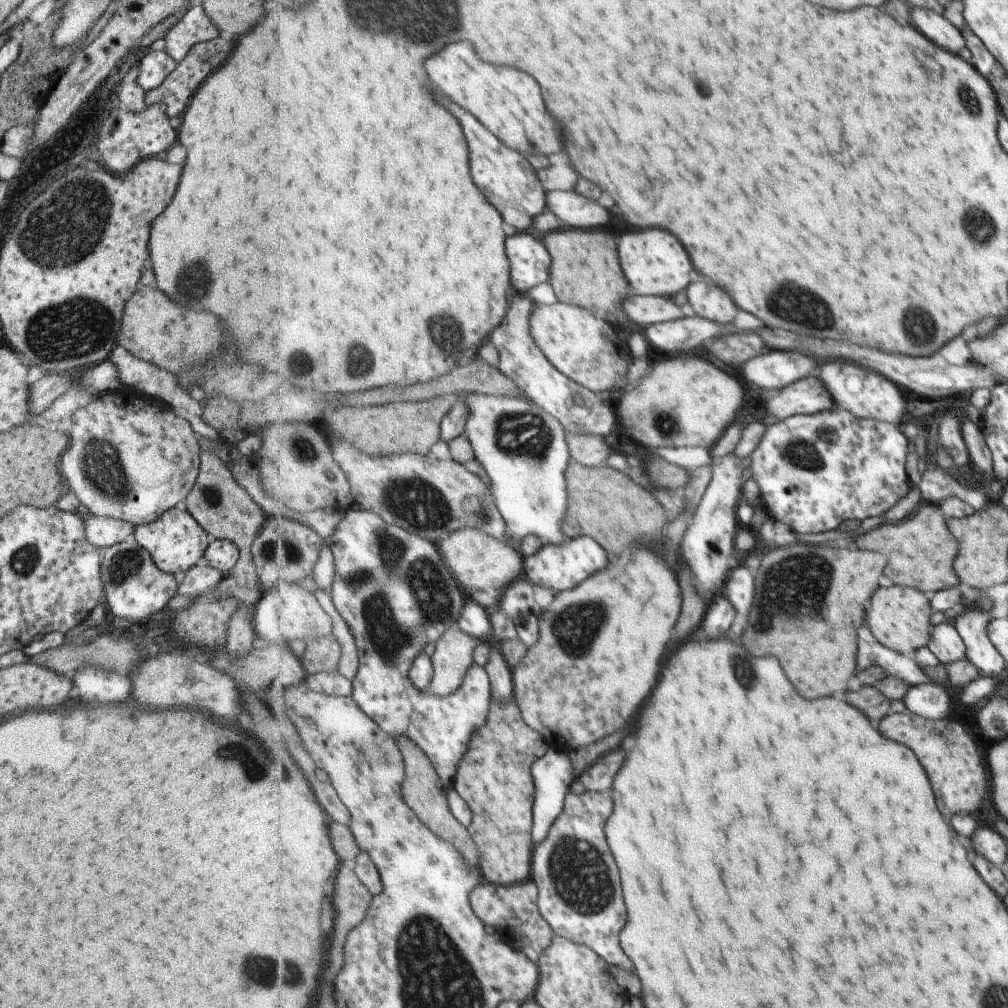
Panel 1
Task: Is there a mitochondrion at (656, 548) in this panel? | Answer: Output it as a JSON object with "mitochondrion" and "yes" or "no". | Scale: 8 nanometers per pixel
{"mitochondrion":"no"}

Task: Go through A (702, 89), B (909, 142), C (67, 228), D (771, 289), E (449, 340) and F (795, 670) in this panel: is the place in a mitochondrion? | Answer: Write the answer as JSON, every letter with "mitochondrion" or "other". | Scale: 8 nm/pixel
{"A":"other","B":"other","C":"mitochondrion","D":"mitochondrion","E":"mitochondrion","F":"other"}

